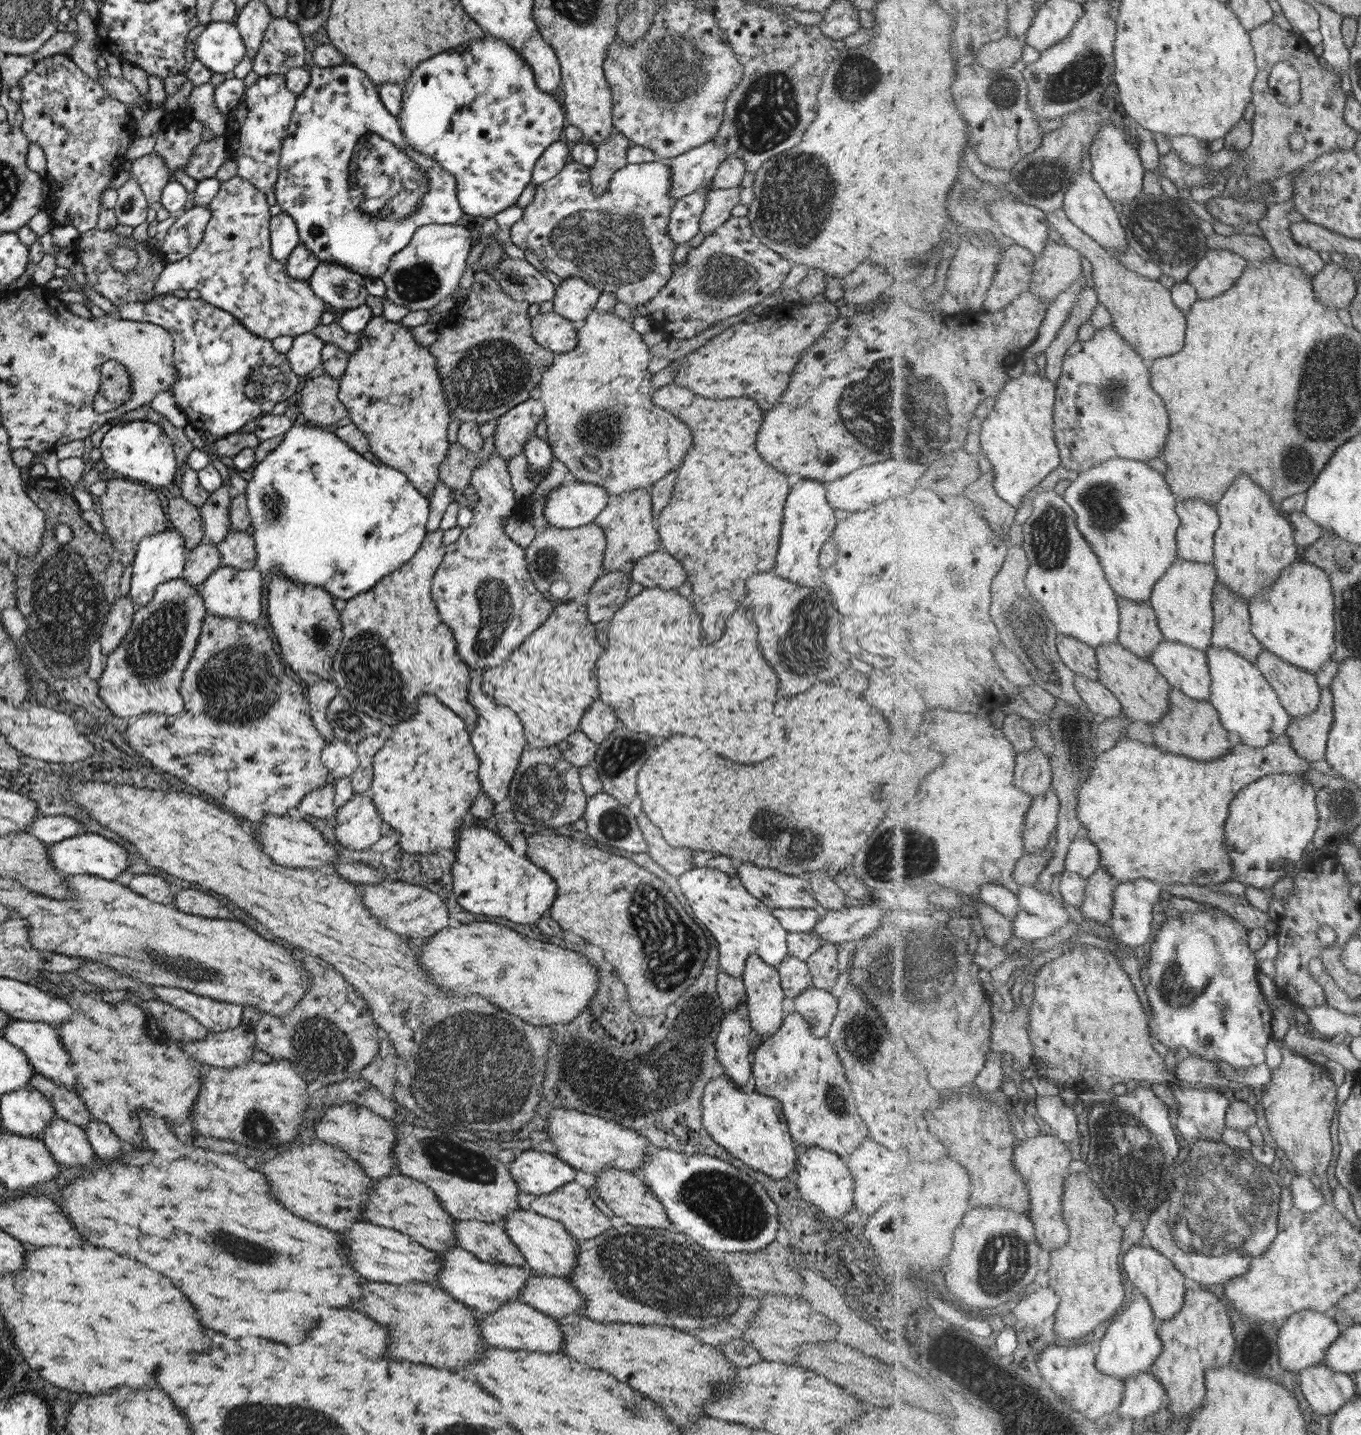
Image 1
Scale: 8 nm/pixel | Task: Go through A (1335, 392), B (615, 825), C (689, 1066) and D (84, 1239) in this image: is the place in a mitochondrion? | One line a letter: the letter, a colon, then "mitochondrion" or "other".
A: mitochondrion
B: mitochondrion
C: mitochondrion
D: other

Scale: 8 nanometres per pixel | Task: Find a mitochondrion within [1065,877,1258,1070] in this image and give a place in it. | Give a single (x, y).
(1175, 983)

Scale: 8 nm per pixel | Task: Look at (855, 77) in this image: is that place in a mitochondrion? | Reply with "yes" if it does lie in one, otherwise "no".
yes

